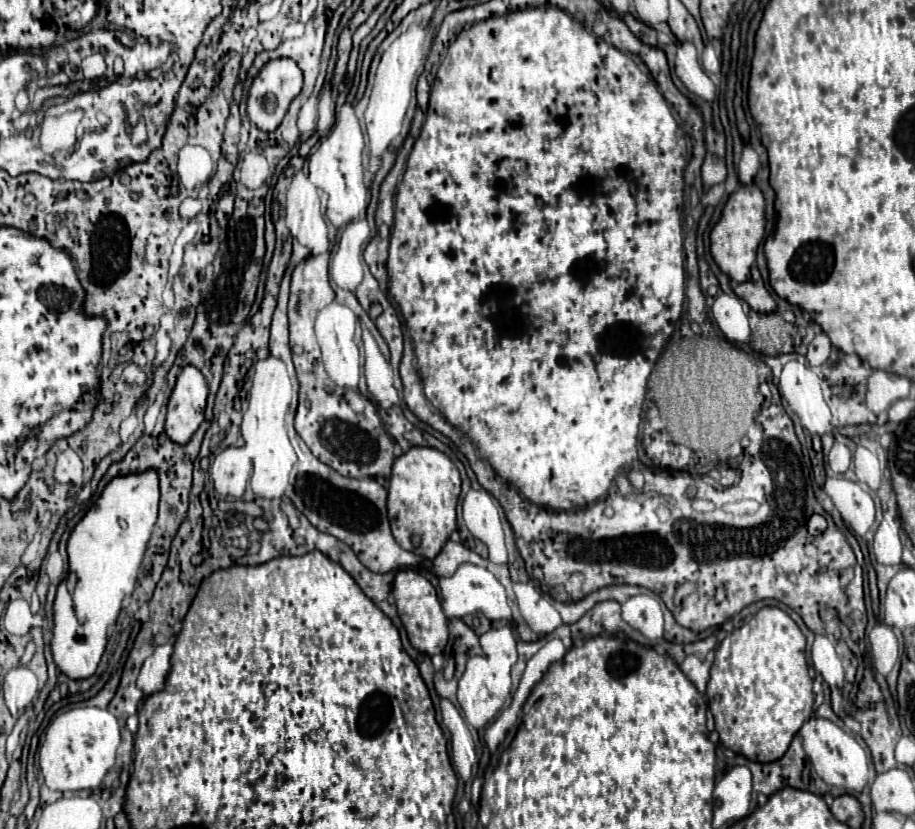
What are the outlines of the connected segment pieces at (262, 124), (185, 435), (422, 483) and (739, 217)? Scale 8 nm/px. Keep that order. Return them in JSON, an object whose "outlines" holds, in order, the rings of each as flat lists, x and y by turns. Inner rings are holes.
{"outlines":[[[270,59,260,69,260,73,256,75,256,79,250,87,248,101,246,101,248,117,258,125,258,129,274,131,282,123,290,101,302,91,302,83,304,83,302,71,300,71,300,67,296,67,296,63,292,63,292,59]],[[186,365,176,377,176,385,172,389,168,401,166,415,166,435,174,443,188,443,198,425,204,421,208,385,200,369]],[[410,447,392,465,388,487,388,519,396,543,424,559,434,559,450,533,456,529,456,503,460,495,460,473,438,449]],[[740,185,726,201,718,223,710,231,710,253,716,265,732,281,742,283,750,279,750,265,756,259,758,243,764,237,764,197,756,185]]]}

